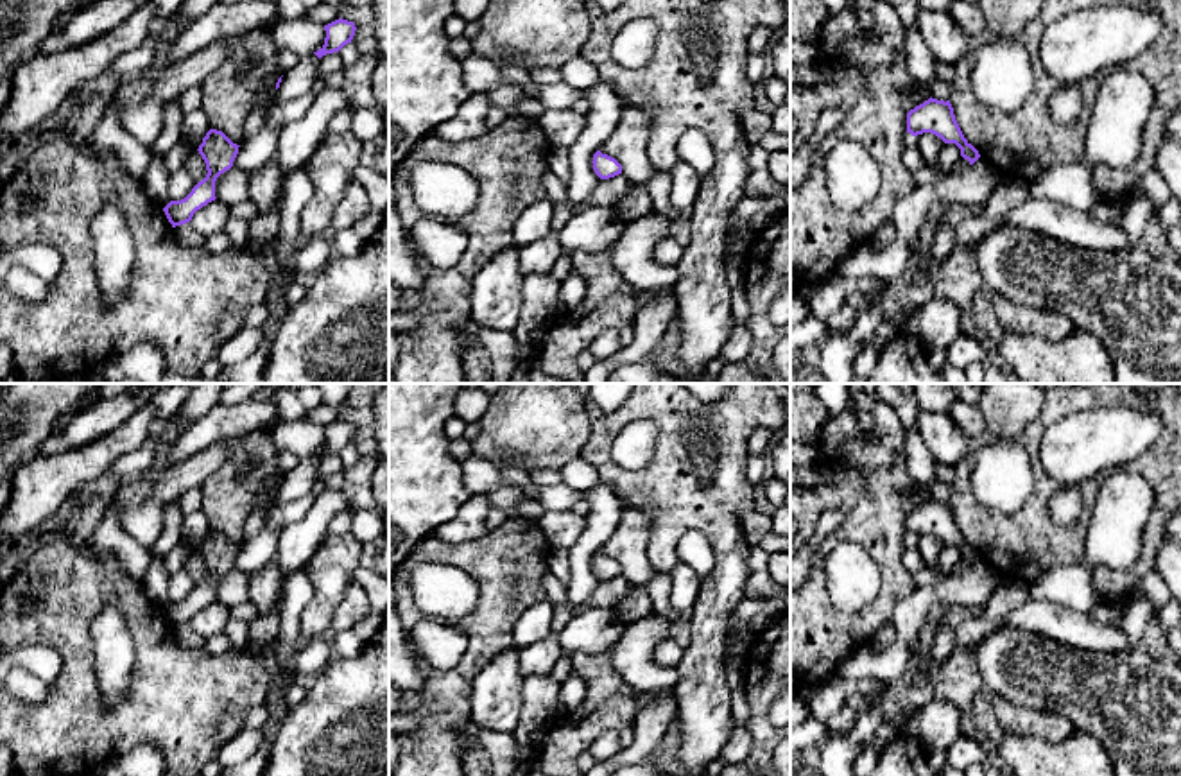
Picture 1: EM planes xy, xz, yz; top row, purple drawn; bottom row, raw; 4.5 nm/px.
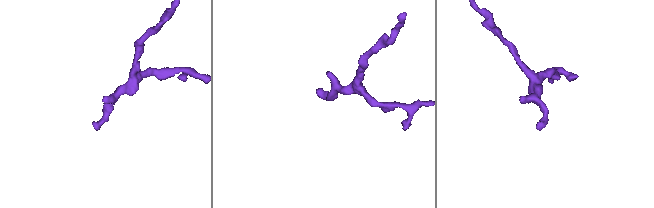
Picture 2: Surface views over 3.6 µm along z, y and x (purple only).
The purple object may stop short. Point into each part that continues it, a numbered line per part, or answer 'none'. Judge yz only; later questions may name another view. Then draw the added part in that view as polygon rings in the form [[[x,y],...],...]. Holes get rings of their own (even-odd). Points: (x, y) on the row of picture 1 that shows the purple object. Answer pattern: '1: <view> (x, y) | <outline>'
none

